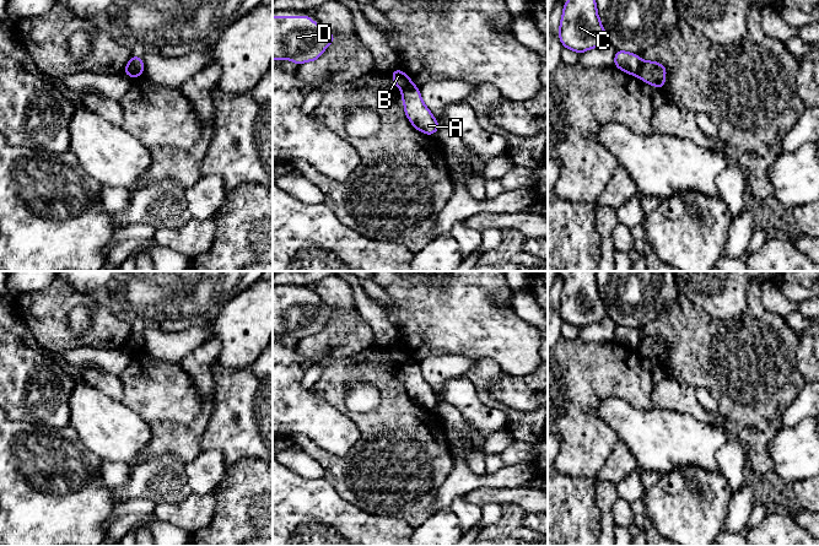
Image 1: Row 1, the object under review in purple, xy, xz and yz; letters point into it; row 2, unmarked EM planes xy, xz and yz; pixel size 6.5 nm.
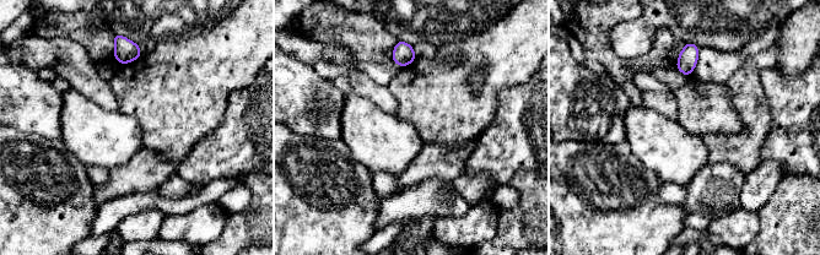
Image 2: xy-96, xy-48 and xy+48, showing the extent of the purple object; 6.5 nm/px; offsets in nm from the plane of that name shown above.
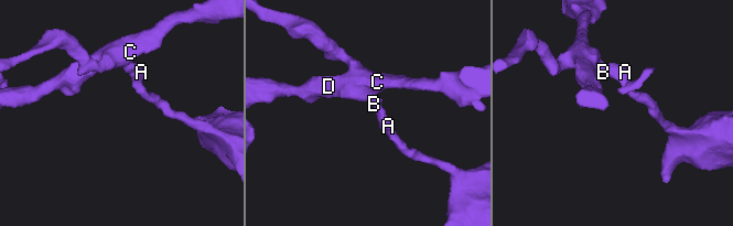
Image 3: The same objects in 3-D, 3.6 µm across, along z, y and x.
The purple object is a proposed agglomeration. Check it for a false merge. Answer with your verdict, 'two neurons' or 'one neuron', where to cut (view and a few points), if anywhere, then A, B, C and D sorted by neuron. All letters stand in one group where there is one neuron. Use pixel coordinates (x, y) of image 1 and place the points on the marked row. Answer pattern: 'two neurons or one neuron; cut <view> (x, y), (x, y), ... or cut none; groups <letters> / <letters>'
two neurons; cut yz (640, 60), (637, 76); groups A / B C D

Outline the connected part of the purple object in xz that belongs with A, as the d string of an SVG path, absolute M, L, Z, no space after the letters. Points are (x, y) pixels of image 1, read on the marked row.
M411 85L402 90L402 99L405 115L413 126L424 134L433 135L440 128L440 124L424 104L419 87Z

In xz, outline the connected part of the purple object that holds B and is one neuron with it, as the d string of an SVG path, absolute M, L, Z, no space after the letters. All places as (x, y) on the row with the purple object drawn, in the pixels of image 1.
M394 69L394 71L390 74L393 77L394 83L398 88L404 90L413 85L411 79L403 71Z

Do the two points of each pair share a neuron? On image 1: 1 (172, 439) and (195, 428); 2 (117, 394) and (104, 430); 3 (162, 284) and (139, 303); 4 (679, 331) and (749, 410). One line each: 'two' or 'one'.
1: one
2: two
3: one
4: one

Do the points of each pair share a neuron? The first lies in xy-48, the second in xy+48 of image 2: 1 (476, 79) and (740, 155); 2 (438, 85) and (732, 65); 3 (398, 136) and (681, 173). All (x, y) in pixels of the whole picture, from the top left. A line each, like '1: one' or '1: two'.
1: one
2: two
3: one

